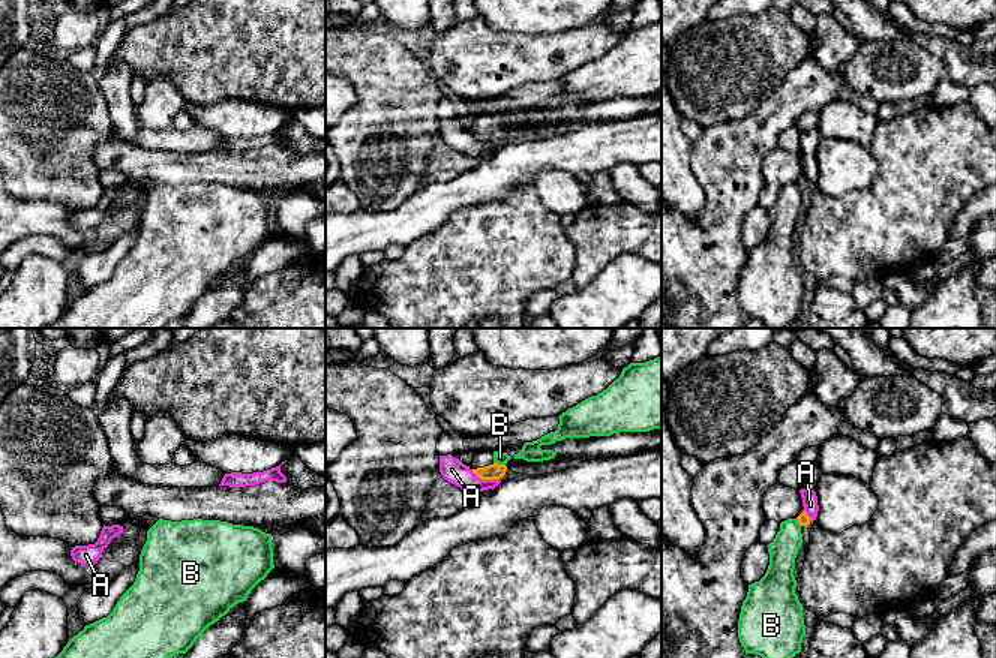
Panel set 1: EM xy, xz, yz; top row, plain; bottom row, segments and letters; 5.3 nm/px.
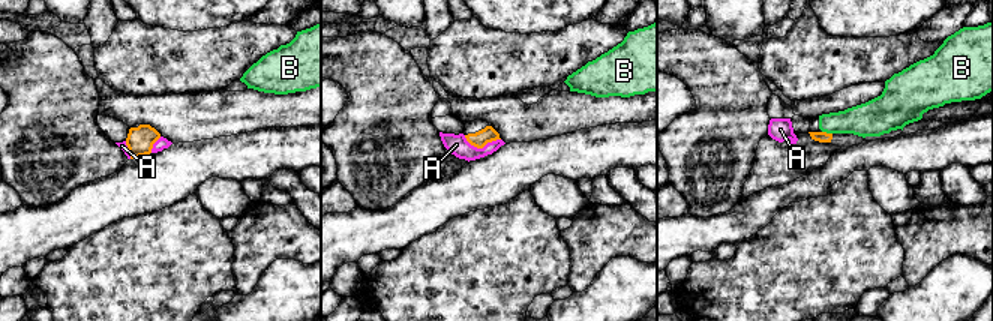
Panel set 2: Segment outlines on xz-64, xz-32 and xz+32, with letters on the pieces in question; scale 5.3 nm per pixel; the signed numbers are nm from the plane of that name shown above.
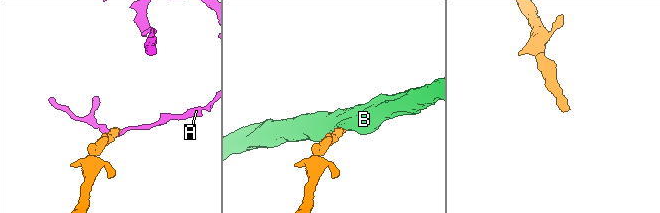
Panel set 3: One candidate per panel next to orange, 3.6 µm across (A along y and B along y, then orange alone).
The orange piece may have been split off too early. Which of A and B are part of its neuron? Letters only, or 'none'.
B

